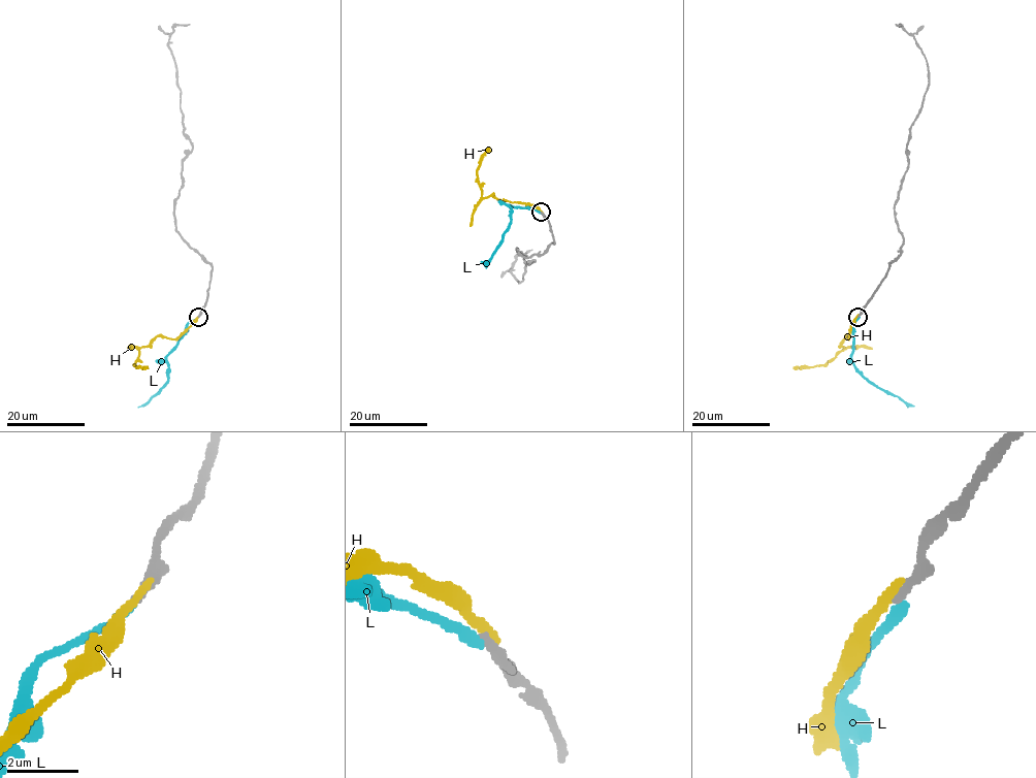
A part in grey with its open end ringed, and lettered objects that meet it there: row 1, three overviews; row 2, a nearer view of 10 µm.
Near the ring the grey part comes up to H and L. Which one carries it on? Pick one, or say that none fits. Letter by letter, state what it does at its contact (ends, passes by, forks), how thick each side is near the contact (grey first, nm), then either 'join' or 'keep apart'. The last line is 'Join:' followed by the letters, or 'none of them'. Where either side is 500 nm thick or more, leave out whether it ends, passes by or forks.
H: it ends there; 300 nm thick on the grey side, 280 nm on the other; keep apart
L: it ends there; 280 nm thick on the grey side, 300 nm on the other; keep apart
Join: none of them

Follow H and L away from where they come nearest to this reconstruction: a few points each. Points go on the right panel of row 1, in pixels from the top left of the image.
H: (859, 315), (835, 356), (824, 364), (792, 368)
L: (859, 316), (852, 324), (851, 361), (877, 387), (901, 398), (907, 407)

